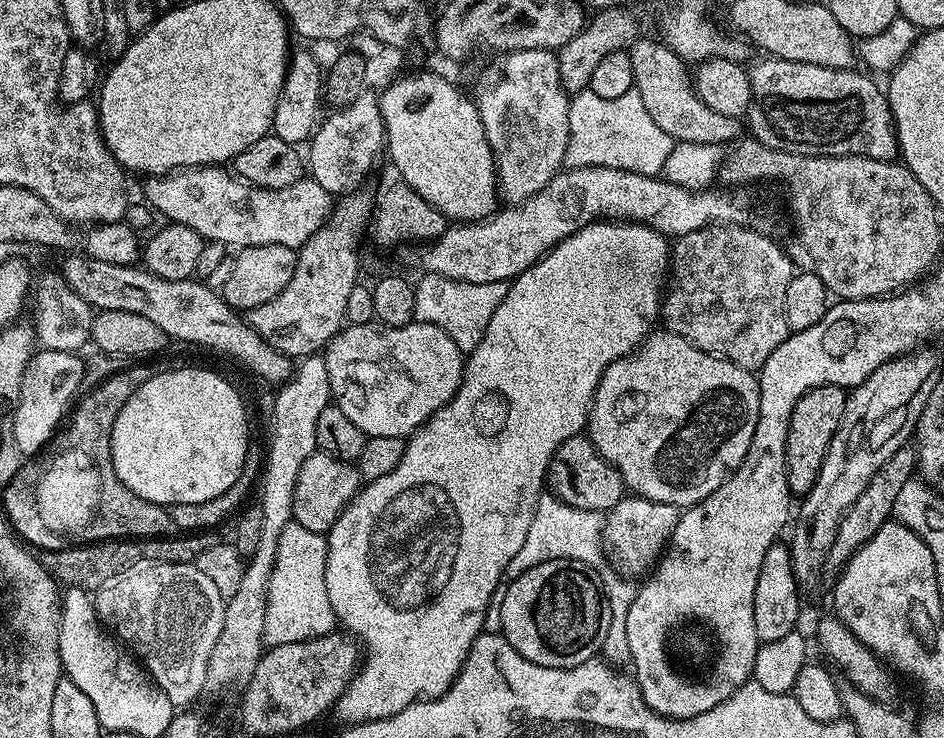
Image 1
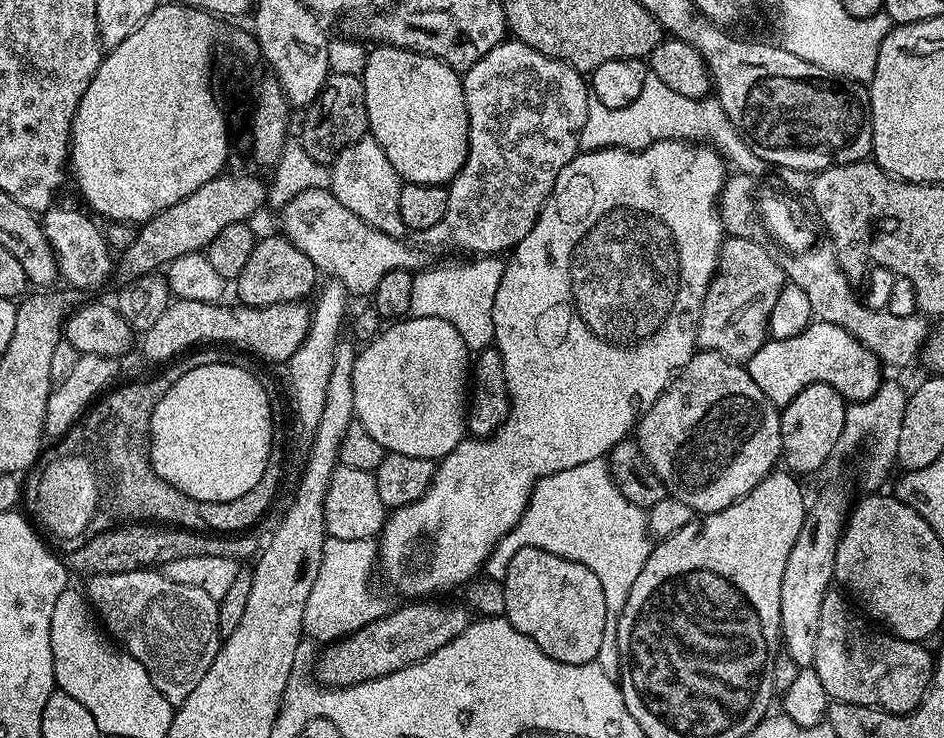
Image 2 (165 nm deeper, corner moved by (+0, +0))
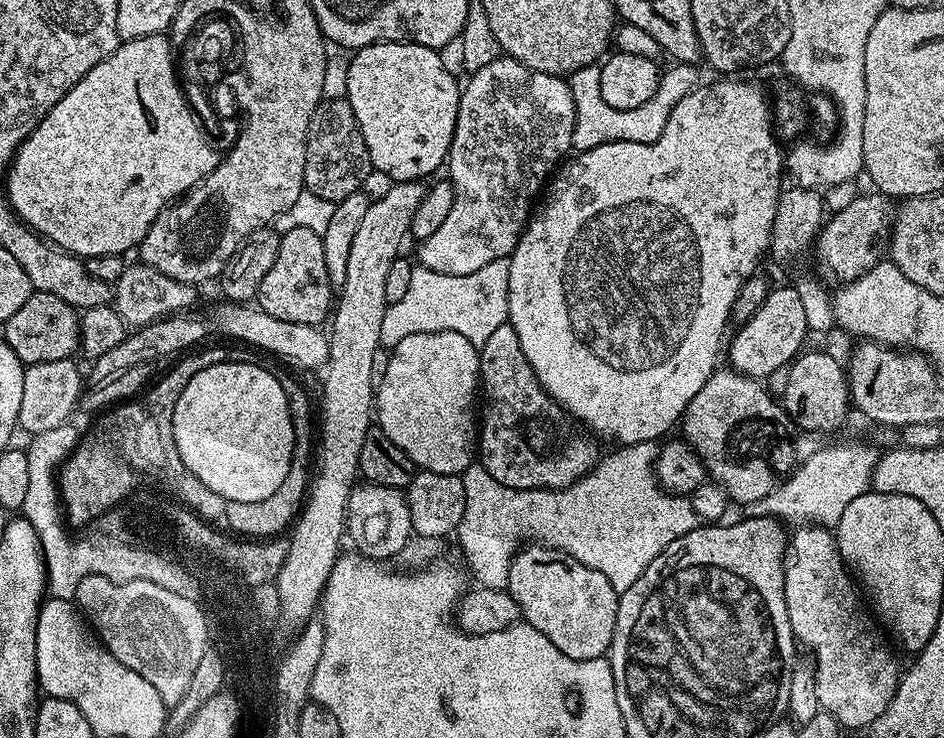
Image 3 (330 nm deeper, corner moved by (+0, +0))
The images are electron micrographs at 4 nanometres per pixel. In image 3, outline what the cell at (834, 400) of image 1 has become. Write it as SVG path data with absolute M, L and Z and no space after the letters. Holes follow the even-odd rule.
M831 351L808 352L800 355L787 365L788 377L784 380L784 411L796 425L797 429L808 434L832 432L848 416L850 397L848 395L848 373L845 365L833 358Z

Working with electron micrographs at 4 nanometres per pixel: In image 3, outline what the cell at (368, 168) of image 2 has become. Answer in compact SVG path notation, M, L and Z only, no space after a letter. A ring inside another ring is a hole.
M501 58L482 66L482 70L471 73L467 79L468 85L465 83L460 93L450 153L454 206L450 206L446 230L419 241L420 249L415 256L419 267L455 276L474 274L474 270L482 270L482 266L487 266L489 262L507 260L511 256L533 211L532 199L539 194L543 184L545 187L561 161L573 151L576 117L572 85L565 77L542 74L522 66L516 60Z

